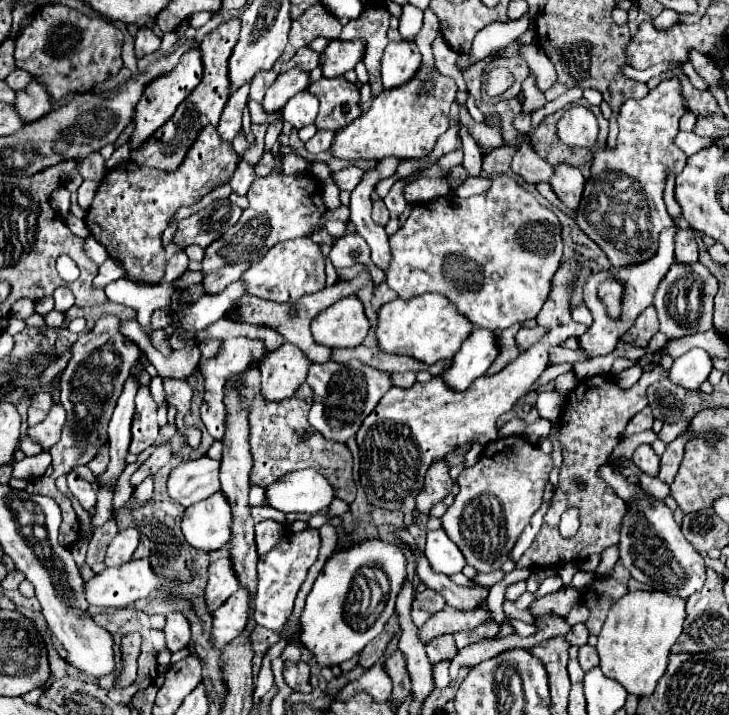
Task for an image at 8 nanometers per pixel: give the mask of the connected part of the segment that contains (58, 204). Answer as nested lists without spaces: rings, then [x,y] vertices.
[[[65,186],[57,188],[57,192],[53,192],[53,196],[51,196],[51,204],[55,210],[69,210],[71,208],[71,192]]]

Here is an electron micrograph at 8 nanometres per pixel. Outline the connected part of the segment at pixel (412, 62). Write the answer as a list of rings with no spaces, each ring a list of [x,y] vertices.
[[[411,40],[389,42],[381,58],[381,76],[385,88],[397,88],[413,78],[421,66],[421,52]]]

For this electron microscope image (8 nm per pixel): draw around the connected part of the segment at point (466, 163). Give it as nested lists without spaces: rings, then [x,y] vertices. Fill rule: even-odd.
[[[459,121],[459,134],[463,144],[462,165],[471,177],[477,177],[482,170],[481,165],[483,154],[473,137],[469,134],[467,127],[464,126],[461,121]]]

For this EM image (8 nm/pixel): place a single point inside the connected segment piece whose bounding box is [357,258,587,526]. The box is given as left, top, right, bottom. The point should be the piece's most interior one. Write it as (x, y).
(410, 427)

